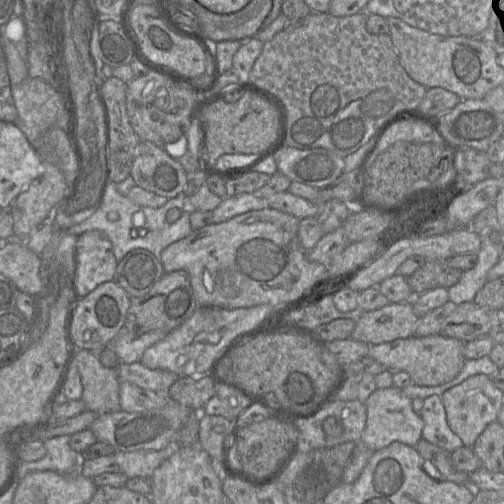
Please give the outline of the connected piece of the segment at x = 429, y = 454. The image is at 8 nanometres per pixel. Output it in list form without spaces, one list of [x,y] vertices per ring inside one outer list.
[[[424,439],[419,440],[415,449],[420,455],[422,469],[432,479],[469,484],[470,474],[454,468],[451,461],[451,452]]]

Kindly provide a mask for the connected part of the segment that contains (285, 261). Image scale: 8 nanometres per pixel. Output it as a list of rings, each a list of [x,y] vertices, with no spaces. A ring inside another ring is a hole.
[[[268,207],[249,211],[226,222],[192,231],[186,238],[164,249],[159,260],[165,273],[178,270],[188,273],[199,307],[234,310],[266,304],[273,309],[287,308],[299,301],[321,295],[326,280],[326,266],[310,261],[307,251],[299,243],[299,221],[290,214]]]

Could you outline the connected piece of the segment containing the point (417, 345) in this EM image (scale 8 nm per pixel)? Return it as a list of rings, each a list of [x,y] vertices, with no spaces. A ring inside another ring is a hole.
[[[443,334],[424,337],[411,336],[382,344],[369,345],[367,356],[389,371],[404,371],[409,374],[412,384],[418,386],[438,386],[453,380],[462,370],[465,342]]]

